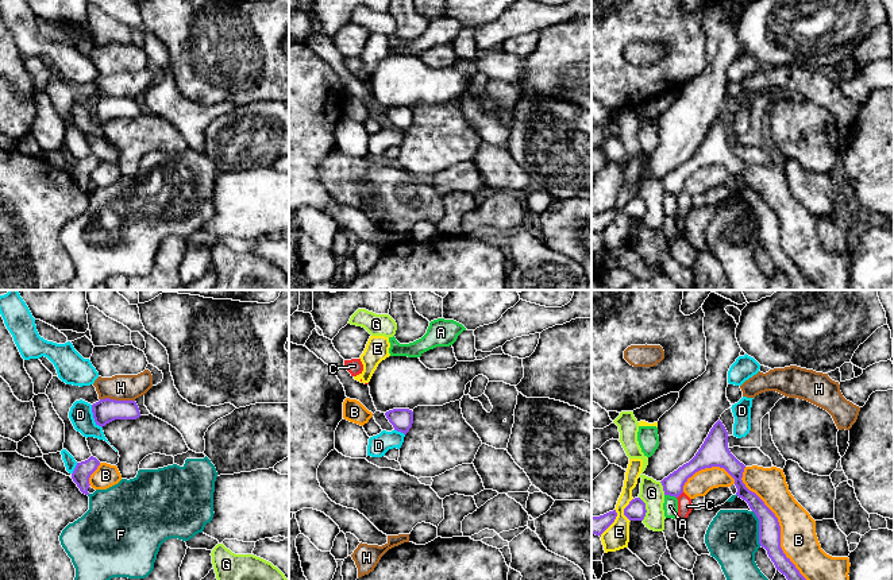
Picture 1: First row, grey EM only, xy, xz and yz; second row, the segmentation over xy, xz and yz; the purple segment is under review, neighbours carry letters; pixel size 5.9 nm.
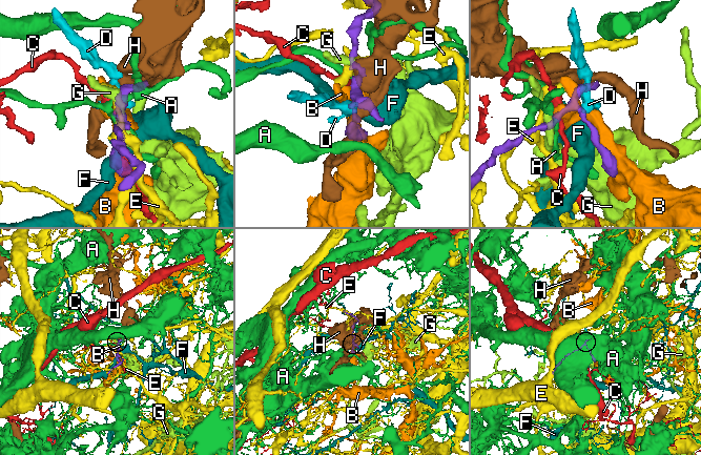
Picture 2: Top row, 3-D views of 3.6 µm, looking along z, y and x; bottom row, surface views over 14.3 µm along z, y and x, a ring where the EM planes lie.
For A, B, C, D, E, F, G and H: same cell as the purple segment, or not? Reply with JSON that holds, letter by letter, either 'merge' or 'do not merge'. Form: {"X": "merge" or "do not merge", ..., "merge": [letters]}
{"A": "do not merge", "B": "do not merge", "C": "do not merge", "D": "do not merge", "E": "do not merge", "F": "do not merge", "G": "do not merge", "H": "do not merge", "merge": []}

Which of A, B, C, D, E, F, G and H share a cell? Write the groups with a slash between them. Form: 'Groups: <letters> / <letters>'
Groups: A / B / C / D F / E / G / H

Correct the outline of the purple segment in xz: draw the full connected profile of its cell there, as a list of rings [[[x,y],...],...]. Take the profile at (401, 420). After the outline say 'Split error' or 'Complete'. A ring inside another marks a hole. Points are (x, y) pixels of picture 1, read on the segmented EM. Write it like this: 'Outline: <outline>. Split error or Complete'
Outline: [[[393,409],[385,413],[394,430],[406,434],[413,424],[413,411],[409,409]]]. Complete

